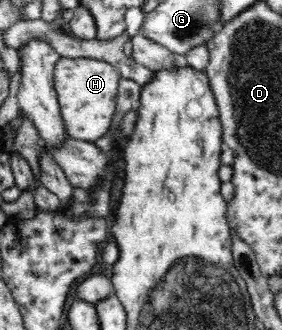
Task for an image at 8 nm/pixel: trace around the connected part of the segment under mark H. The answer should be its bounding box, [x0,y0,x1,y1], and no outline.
[53,57,119,143]

